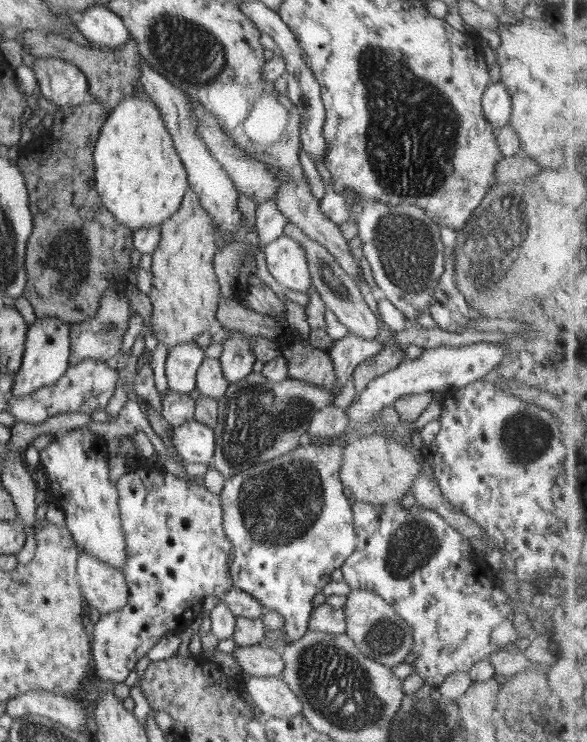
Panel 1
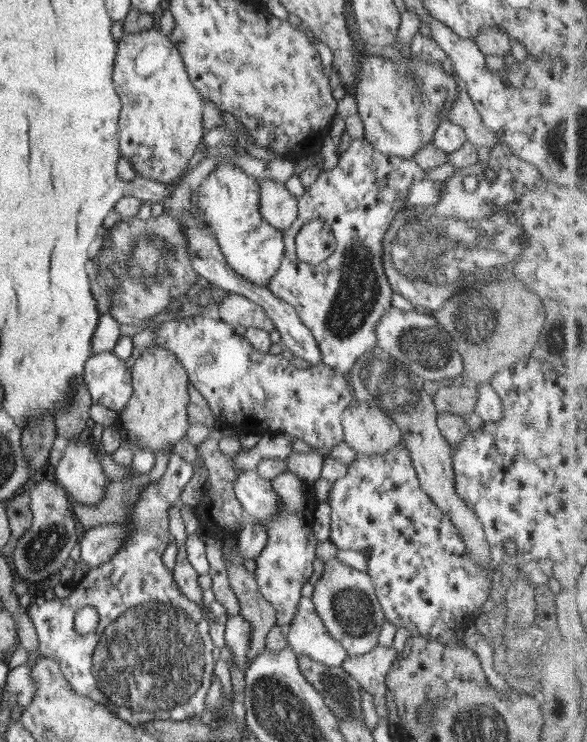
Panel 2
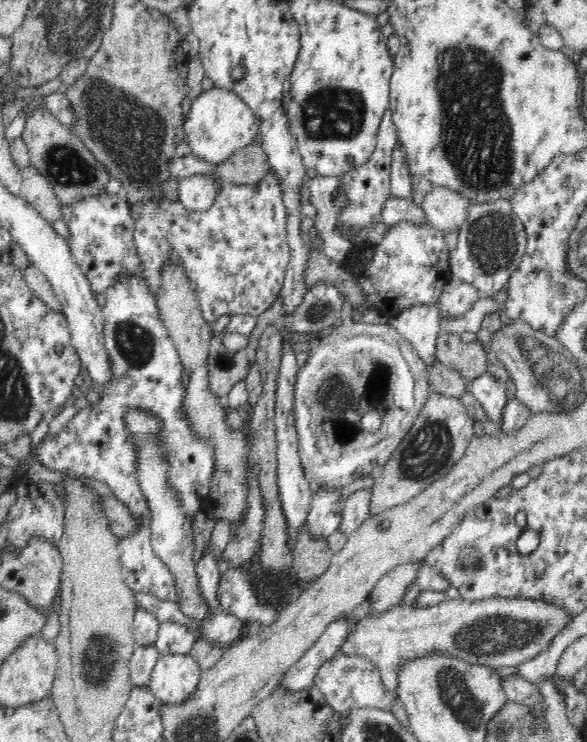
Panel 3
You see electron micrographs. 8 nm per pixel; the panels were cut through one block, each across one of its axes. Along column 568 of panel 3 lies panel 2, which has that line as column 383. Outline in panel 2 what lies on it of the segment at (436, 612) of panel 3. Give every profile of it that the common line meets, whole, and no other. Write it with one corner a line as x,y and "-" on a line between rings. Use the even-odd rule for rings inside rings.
332,557
325,562
311,599
328,632
347,650
348,656
367,654
378,645
379,632
386,620
369,573
358,571
342,563
338,557

